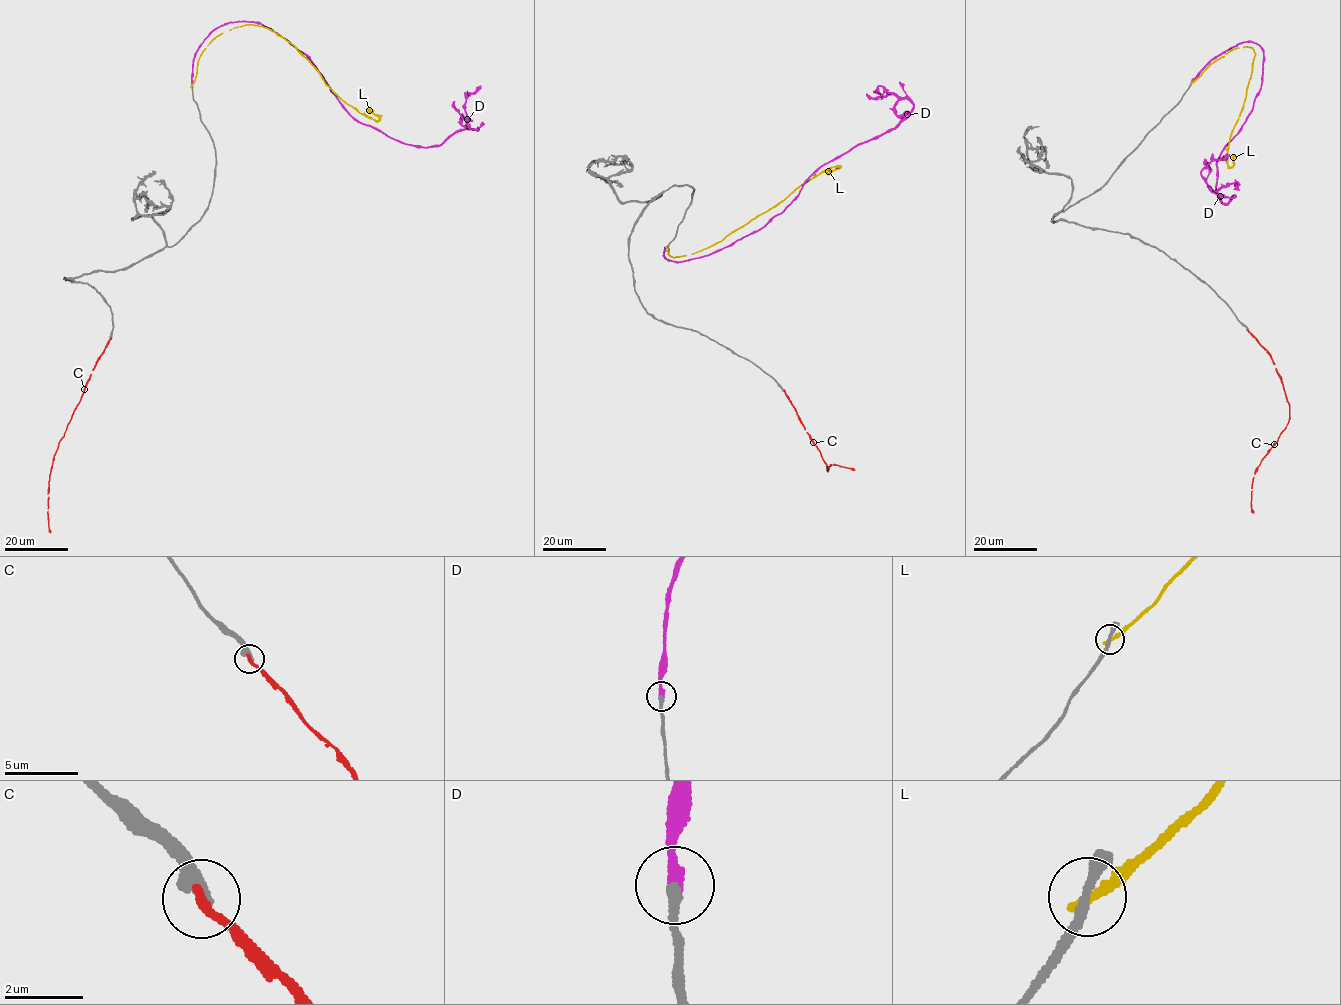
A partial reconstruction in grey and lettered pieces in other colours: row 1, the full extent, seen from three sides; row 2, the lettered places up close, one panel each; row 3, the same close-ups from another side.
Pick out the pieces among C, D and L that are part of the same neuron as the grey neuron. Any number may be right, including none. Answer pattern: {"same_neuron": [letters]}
{"same_neuron": ["D"]}

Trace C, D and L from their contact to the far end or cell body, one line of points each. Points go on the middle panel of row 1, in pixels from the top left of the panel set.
C: (784, 391), (820, 451), (827, 471), (828, 467), (836, 464), (854, 470)
D: (665, 247), (678, 262), (753, 233), (814, 171), (898, 126), (913, 105), (877, 86), (890, 94)
L: (666, 247), (671, 257), (707, 248), (775, 207), (822, 171), (839, 166), (826, 174)

